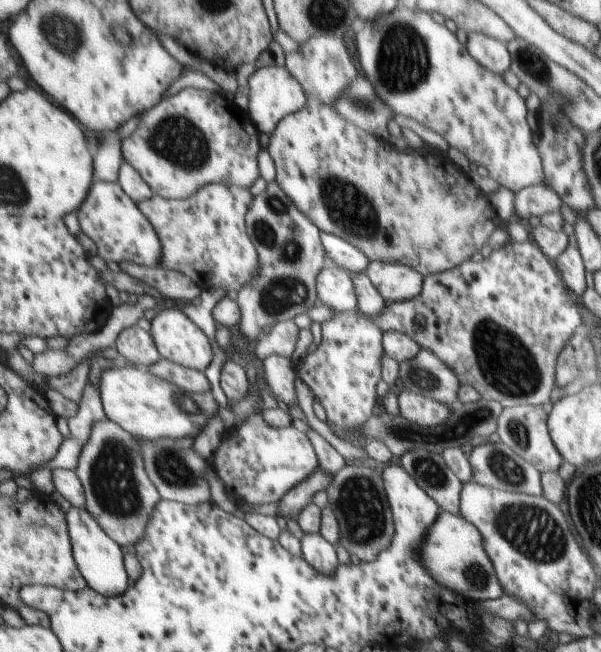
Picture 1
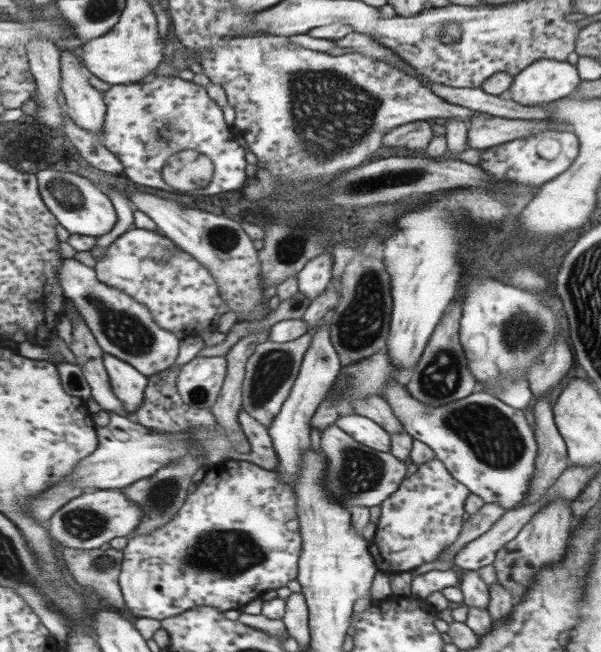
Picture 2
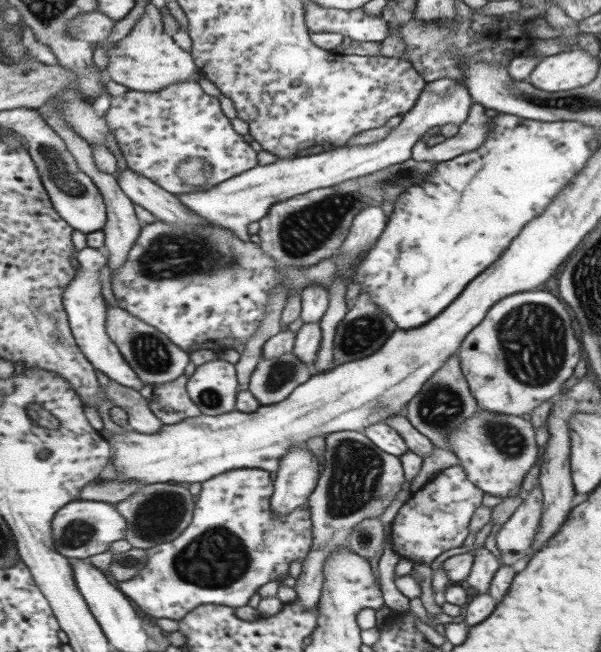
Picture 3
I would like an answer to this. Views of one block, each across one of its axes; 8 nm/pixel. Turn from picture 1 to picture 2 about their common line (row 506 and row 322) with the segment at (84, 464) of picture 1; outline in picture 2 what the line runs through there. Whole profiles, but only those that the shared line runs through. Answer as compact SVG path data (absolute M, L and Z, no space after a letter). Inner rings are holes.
M74 258L67 259L60 271L60 282L63 283L67 298L78 305L84 320L90 325L106 353L115 354L132 363L149 377L170 370L176 364L180 356L182 337L160 326L151 307L128 292L104 283L96 268L86 266Z

